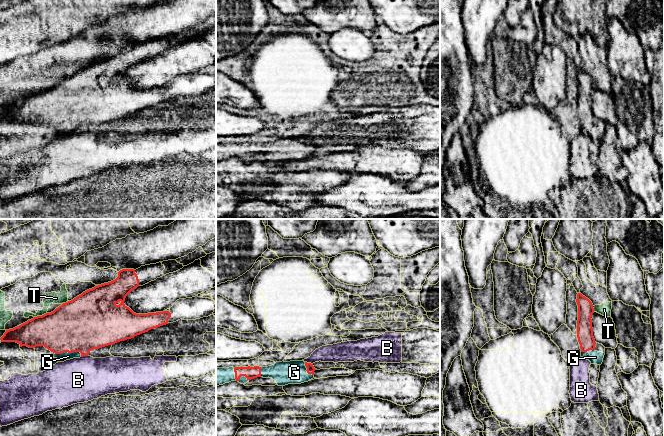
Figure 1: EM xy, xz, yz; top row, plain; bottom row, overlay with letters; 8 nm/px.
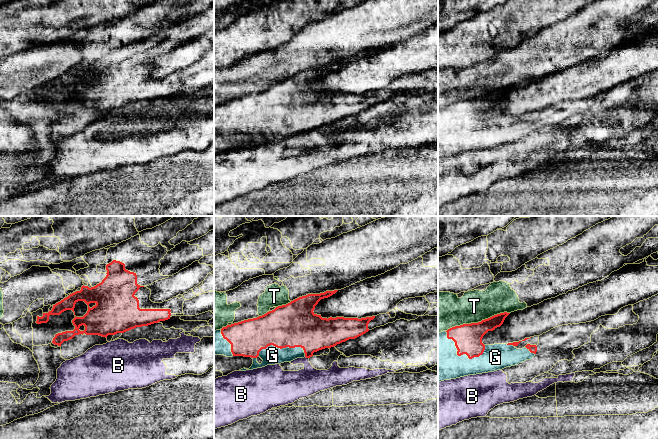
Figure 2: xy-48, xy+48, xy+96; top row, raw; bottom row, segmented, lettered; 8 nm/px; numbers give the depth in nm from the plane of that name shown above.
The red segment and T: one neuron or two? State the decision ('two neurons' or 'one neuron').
two neurons

